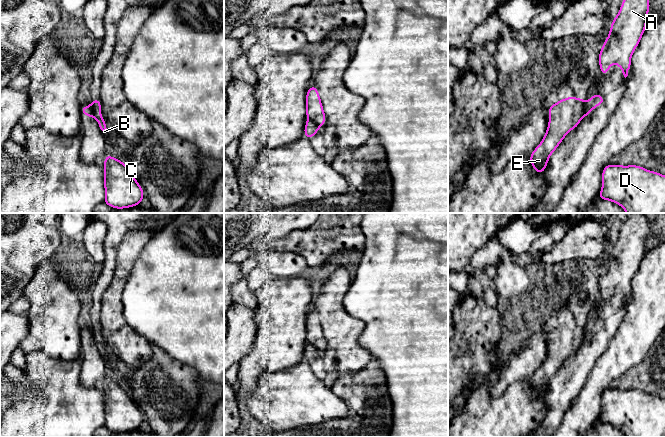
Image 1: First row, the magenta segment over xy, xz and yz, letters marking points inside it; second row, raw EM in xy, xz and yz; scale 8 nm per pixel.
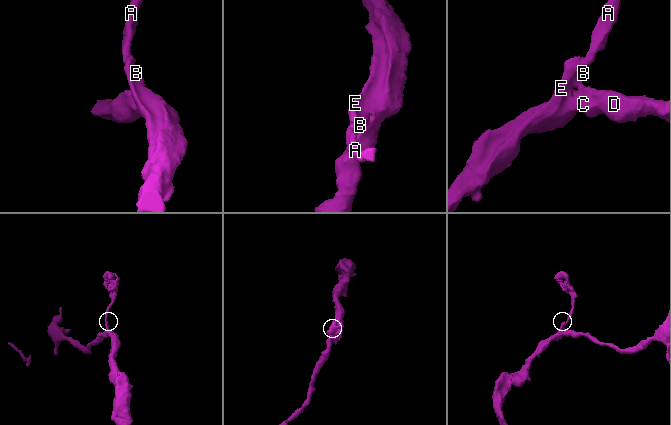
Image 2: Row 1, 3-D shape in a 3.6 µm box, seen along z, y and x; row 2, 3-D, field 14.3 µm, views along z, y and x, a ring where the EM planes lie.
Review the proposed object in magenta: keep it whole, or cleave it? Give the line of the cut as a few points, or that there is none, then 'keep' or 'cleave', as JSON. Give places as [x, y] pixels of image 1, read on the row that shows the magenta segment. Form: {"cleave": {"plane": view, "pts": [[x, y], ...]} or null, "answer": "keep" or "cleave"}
{"cleave": {"plane": "yz", "pts": [[586, 104], [584, 115]]}, "answer": "cleave"}

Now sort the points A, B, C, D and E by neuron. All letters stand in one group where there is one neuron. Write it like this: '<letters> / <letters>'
A / B C D E

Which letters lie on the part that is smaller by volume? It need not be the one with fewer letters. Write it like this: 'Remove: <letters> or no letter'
Remove: A

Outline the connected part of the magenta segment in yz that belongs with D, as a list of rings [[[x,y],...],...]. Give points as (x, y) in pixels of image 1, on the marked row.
[[[608,164],[602,170],[602,188],[598,200],[612,201],[626,213],[665,213],[665,175],[639,165]]]

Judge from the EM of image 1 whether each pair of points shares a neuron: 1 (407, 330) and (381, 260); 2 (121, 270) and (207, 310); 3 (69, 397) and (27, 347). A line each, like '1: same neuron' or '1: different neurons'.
1: same neuron
2: different neurons
3: different neurons

